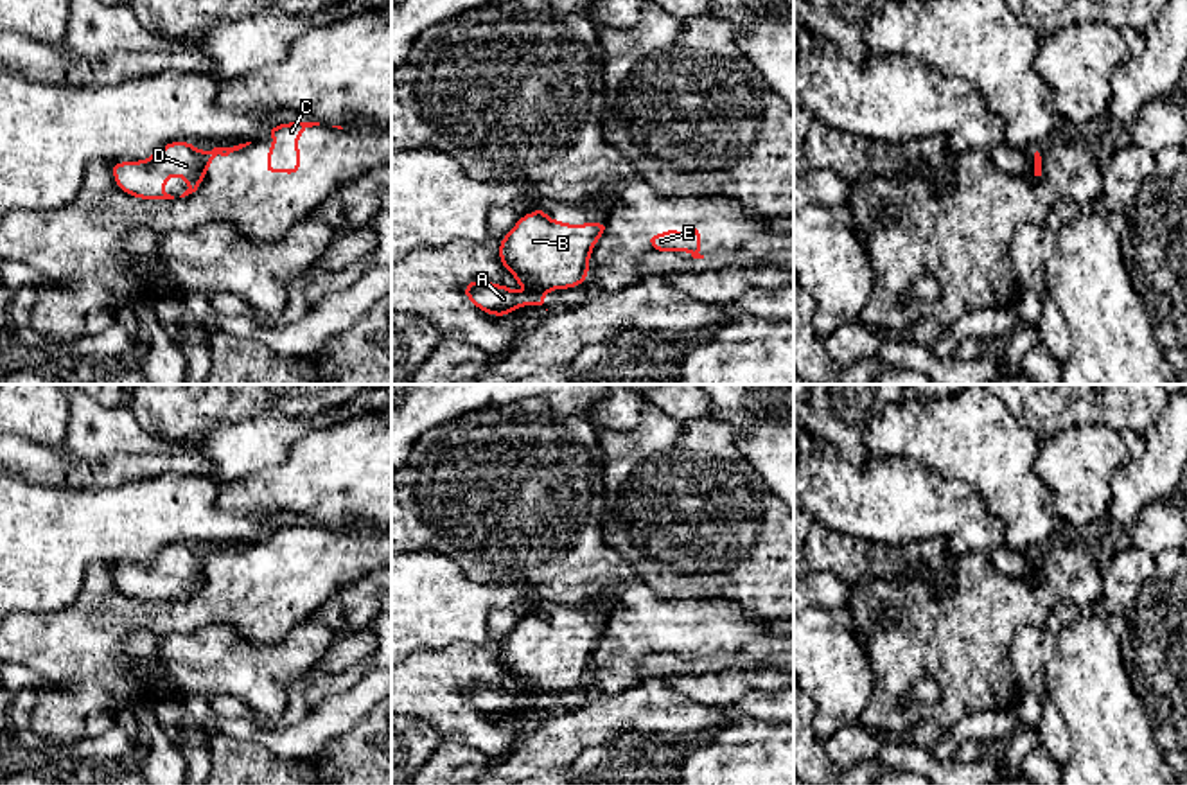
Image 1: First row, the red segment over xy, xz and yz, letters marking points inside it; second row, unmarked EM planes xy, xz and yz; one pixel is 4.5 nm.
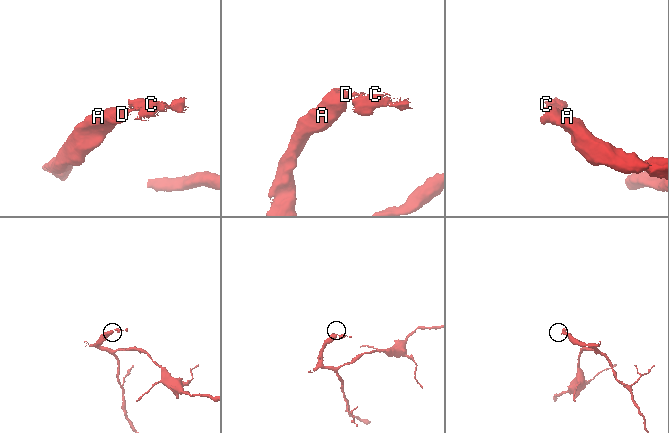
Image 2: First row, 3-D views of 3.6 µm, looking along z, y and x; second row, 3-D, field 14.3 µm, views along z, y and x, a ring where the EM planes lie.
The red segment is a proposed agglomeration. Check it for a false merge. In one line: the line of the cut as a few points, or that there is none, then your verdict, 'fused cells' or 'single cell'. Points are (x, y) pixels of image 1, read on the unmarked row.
cut xy (200, 555), (203, 577); fused cells

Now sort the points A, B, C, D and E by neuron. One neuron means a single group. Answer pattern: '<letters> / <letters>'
A B D / C E

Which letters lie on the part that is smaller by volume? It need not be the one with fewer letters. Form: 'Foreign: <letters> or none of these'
Foreign: C, E

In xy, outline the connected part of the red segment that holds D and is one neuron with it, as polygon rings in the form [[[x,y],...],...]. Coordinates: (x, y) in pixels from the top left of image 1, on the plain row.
[[[176,542],[145,562],[117,564],[111,568],[111,575],[120,593],[140,602],[174,602],[163,593],[163,587],[171,578],[180,578],[189,586],[180,598],[185,600],[203,584],[201,553],[185,542]]]

